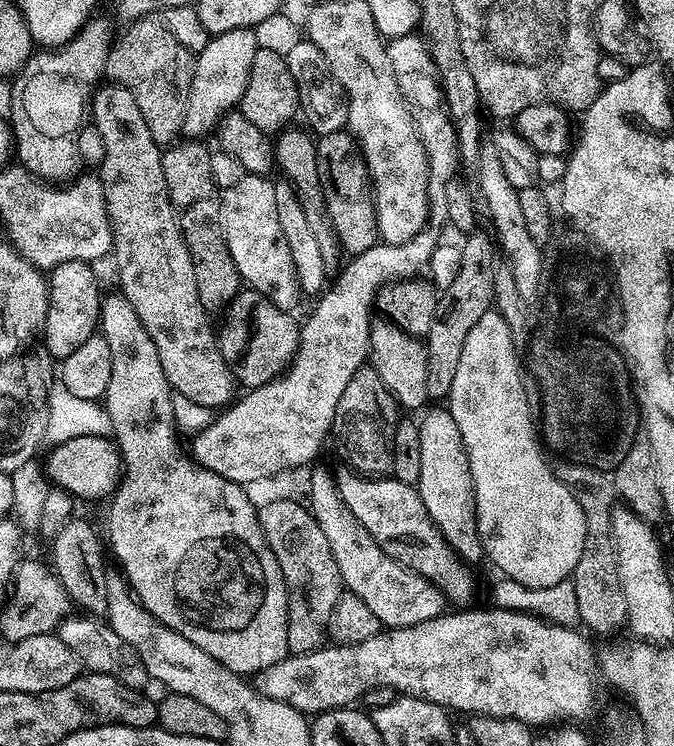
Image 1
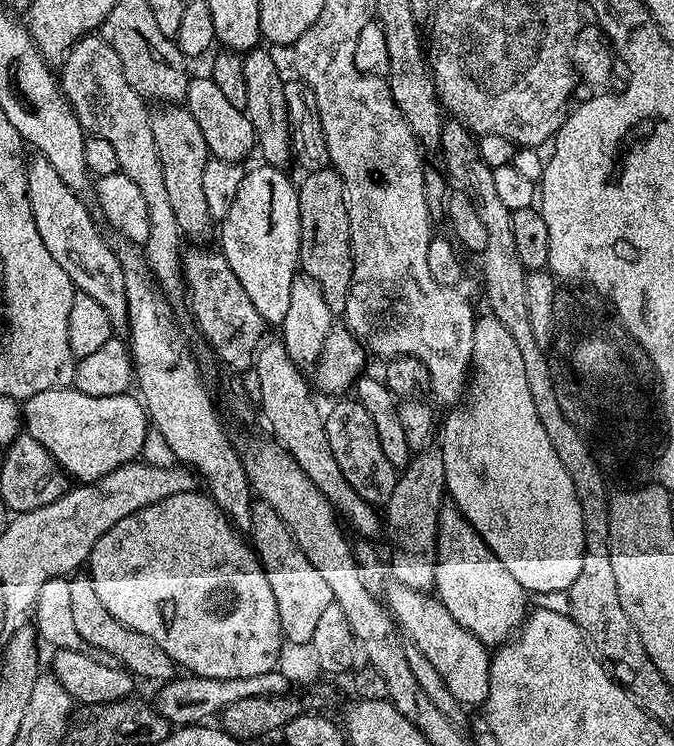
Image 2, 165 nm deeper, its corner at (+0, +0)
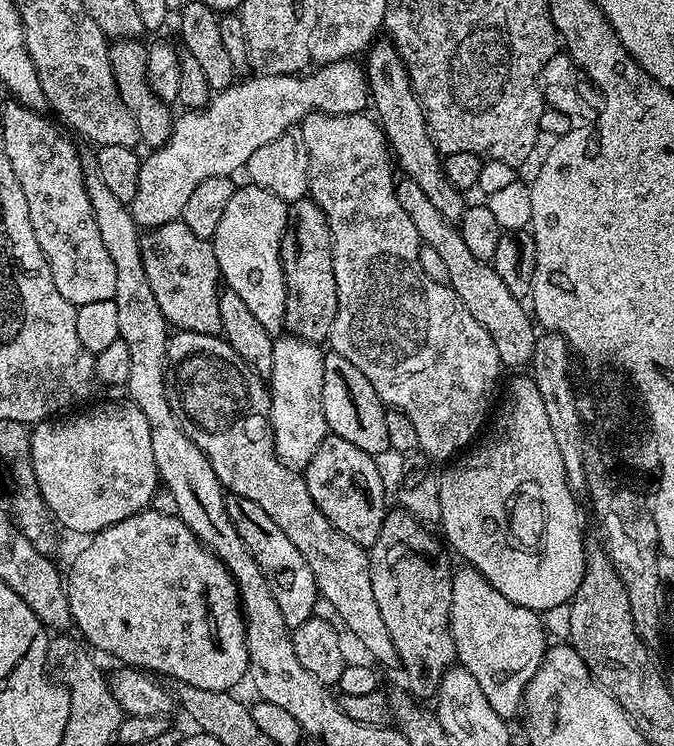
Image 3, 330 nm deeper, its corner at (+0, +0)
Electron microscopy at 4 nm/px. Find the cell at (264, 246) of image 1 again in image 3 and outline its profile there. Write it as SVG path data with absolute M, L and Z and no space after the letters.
M251 182L241 183L226 205L226 211L218 222L218 230L212 235L212 249L218 258L220 275L223 283L234 294L242 297L242 302L258 318L258 323L272 335L273 338L285 331L286 318L286 282L284 281L284 267L280 261L280 247L284 231L288 225L288 204L278 194L266 190L262 186Z

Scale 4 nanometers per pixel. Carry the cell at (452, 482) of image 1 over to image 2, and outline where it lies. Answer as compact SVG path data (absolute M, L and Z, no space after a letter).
M451 502L445 503L444 507L440 509L438 518L434 595L442 606L446 606L446 610L450 610L450 618L454 618L454 622L458 622L463 628L470 630L470 634L474 634L474 638L478 638L489 650L495 650L500 645L509 643L519 633L530 611L529 593L524 591L518 578L514 578L510 574L510 570L506 570L506 566L502 566L502 562L496 557L494 550L490 550L490 546L486 546L486 542L480 537L478 530L474 530L474 526L470 526L467 518Z

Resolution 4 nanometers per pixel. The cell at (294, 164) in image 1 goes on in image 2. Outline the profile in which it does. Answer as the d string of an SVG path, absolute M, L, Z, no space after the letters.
M257 46L243 53L240 61L242 78L246 80L246 106L243 109L250 118L250 126L254 126L259 155L264 155L263 163L284 170L289 167L288 160L290 164L294 156L292 123L288 120L284 93L286 80L285 77L280 77L280 68L267 50L269 51L267 47Z

